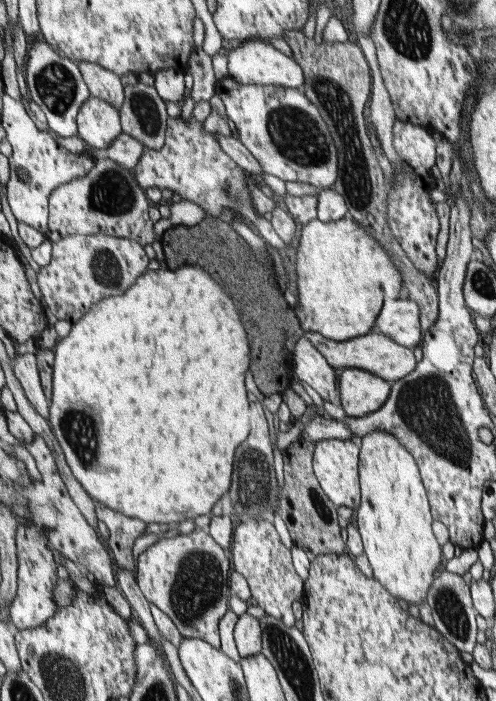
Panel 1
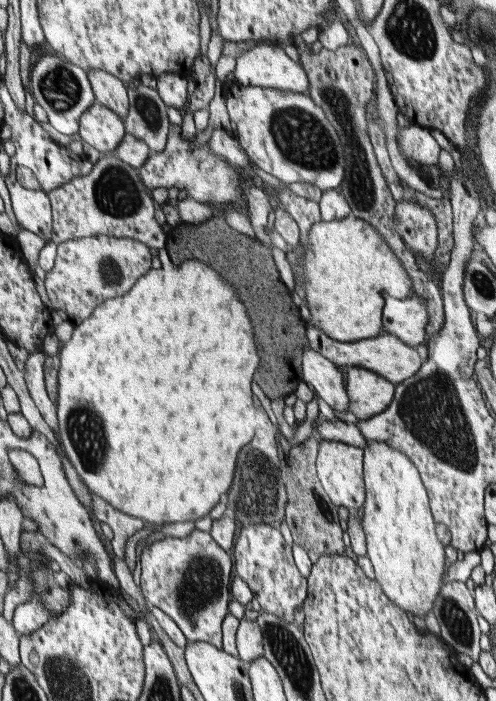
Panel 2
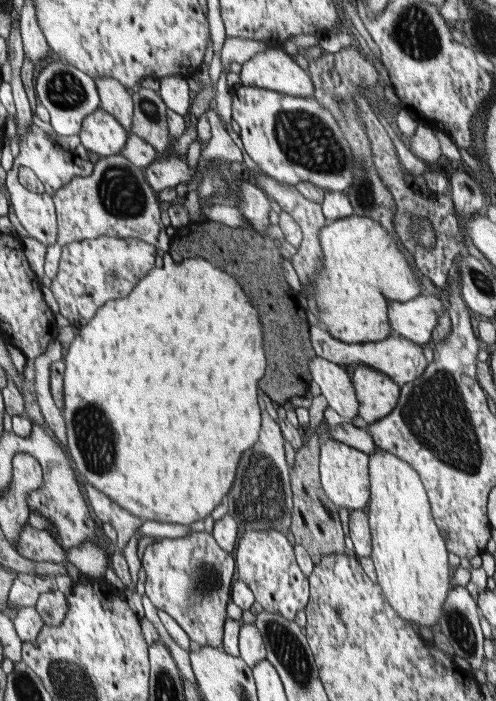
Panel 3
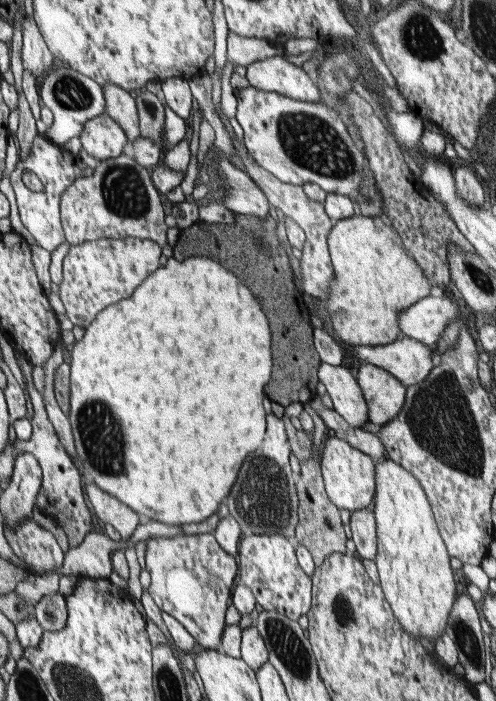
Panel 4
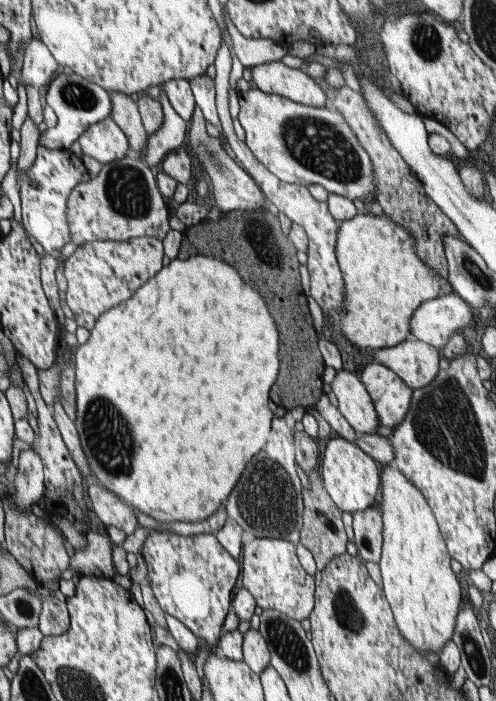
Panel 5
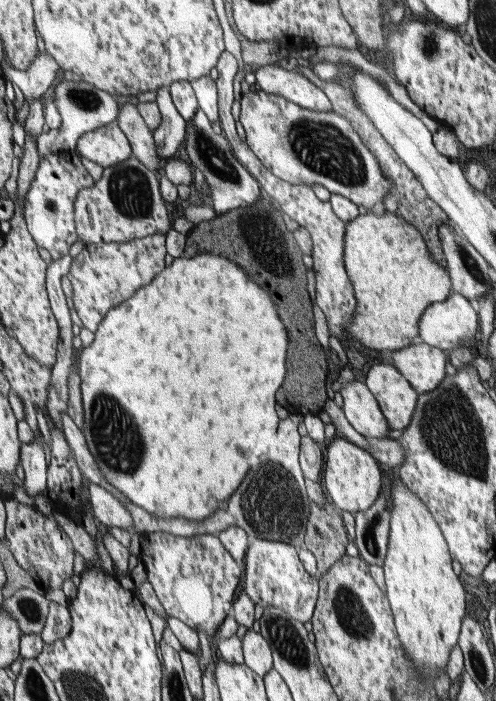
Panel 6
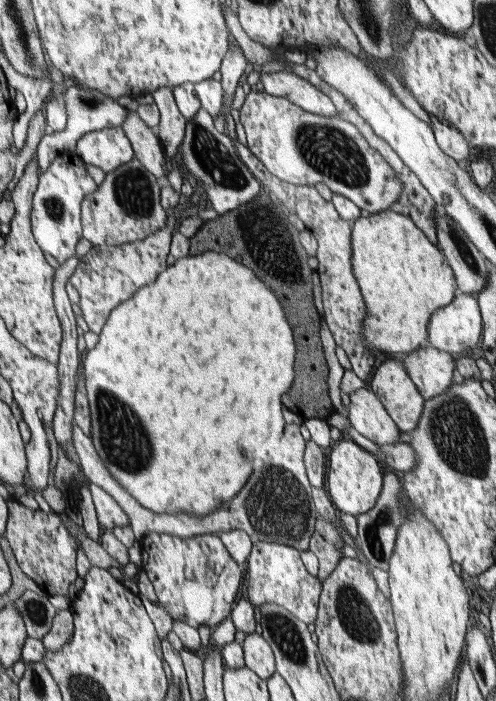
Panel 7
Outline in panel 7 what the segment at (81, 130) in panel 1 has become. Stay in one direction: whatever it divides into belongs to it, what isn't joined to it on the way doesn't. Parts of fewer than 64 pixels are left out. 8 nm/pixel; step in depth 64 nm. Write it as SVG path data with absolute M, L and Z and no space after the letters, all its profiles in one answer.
M121 126L105 128L99 132L87 132L77 140L73 152L87 164L101 168L105 174L133 160L129 142L123 136Z

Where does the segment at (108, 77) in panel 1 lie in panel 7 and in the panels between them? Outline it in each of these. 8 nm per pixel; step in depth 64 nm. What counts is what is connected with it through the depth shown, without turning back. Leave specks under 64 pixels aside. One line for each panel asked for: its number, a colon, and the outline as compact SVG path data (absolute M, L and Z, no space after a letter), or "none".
2: M83 68L93 90L93 98L103 104L107 110L115 112L119 118L127 114L127 84L123 84L113 74L99 68Z
3: M97 76L93 80L95 80L95 88L97 88L99 108L103 112L115 116L119 120L119 124L123 124L123 128L129 130L133 106L131 106L131 96L127 94L127 88L111 76Z
4: M107 82L99 84L101 86L101 96L103 96L103 110L109 118L123 128L127 134L127 140L137 140L139 138L139 114L135 100L129 96L127 90Z
5: M109 90L107 98L109 98L109 118L111 118L111 122L119 124L119 128L127 134L131 148L141 152L145 148L145 142L147 142L147 132L143 130L143 122L141 122L137 104L129 96L125 96L117 90Z
6: M117 102L117 116L115 116L117 128L127 136L127 140L131 140L131 148L133 148L133 156L135 160L139 160L145 168L151 170L159 170L157 168L157 148L153 146L151 140L151 130L147 130L147 124L143 124L143 116L139 116L139 108L133 104L119 104Z
7: M125 110L121 130L131 140L131 148L135 148L135 160L139 164L143 164L143 168L147 168L147 172L151 172L151 176L155 176L155 178L163 176L165 174L165 168L163 168L165 156L161 152L155 130L147 128L147 124L143 124L143 120L137 116L137 112L127 112L127 110Z

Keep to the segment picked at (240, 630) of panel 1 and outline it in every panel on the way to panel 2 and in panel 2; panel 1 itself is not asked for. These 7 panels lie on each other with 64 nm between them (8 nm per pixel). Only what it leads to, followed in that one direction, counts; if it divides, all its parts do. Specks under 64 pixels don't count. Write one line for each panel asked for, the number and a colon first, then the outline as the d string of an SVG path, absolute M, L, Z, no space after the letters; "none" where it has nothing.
2: M241 618L235 632L237 660L251 662L255 658L263 658L263 634L261 628L253 620Z

